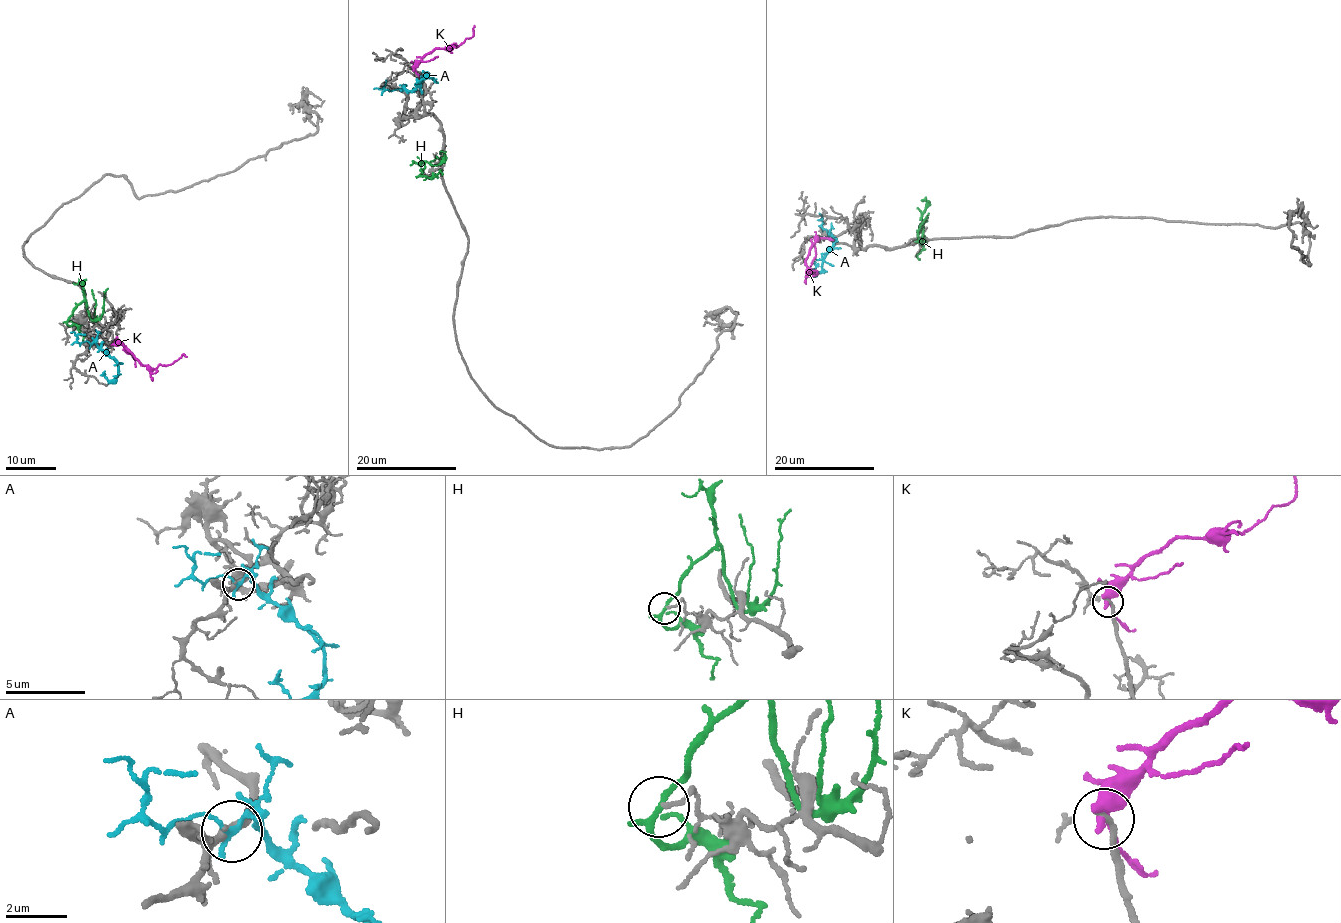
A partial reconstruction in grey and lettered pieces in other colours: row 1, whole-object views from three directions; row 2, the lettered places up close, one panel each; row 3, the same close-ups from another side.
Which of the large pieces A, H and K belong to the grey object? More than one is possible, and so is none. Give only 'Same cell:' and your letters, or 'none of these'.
Same cell: none of these

